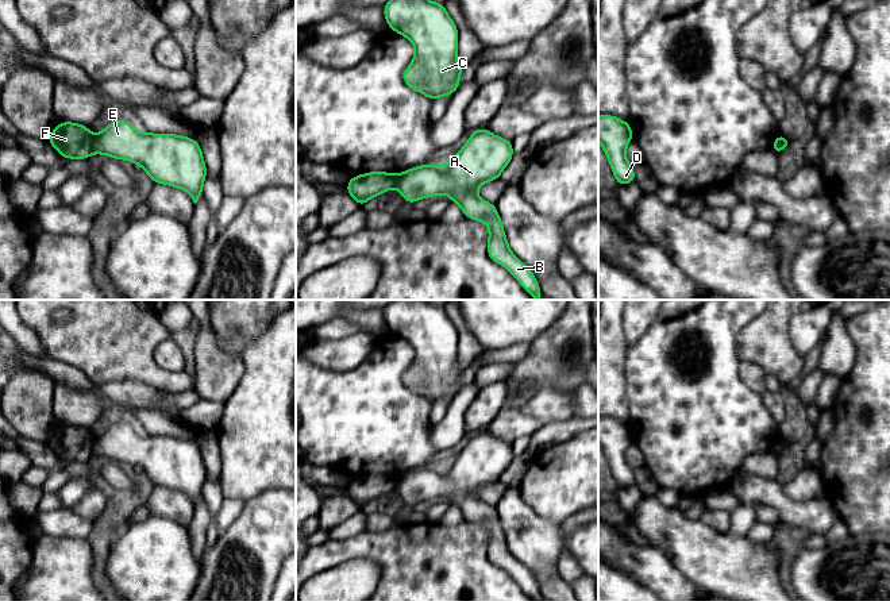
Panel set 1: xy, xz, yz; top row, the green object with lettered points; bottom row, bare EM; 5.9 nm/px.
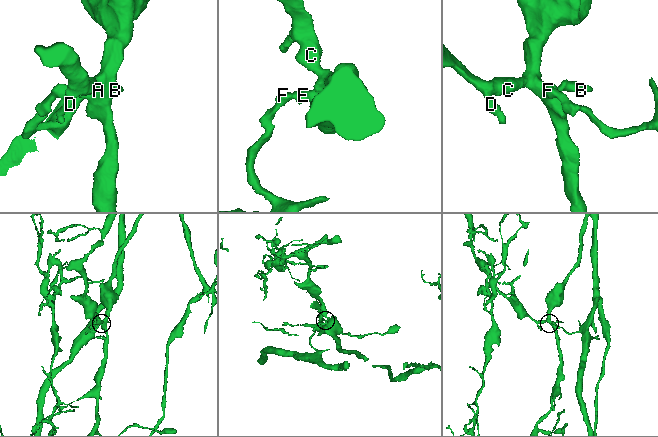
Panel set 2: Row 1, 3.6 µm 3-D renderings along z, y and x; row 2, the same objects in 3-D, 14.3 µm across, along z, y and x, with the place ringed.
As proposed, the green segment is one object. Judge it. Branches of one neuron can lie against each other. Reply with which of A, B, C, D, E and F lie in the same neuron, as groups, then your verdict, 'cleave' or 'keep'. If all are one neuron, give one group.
A B C D E / F | cleave

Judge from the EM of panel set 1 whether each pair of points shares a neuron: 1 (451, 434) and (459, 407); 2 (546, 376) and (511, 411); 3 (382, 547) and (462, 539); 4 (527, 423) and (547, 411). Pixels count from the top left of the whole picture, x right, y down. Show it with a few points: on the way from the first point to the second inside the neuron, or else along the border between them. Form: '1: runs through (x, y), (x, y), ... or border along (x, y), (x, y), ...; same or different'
1: runs through (451, 427), (455, 413); same
2: border along (508, 382), (512, 381), (521, 388), (530, 400); different
3: runs through (403, 547), (442, 547); same
4: border along (530, 400), (528, 409), (544, 422); different

